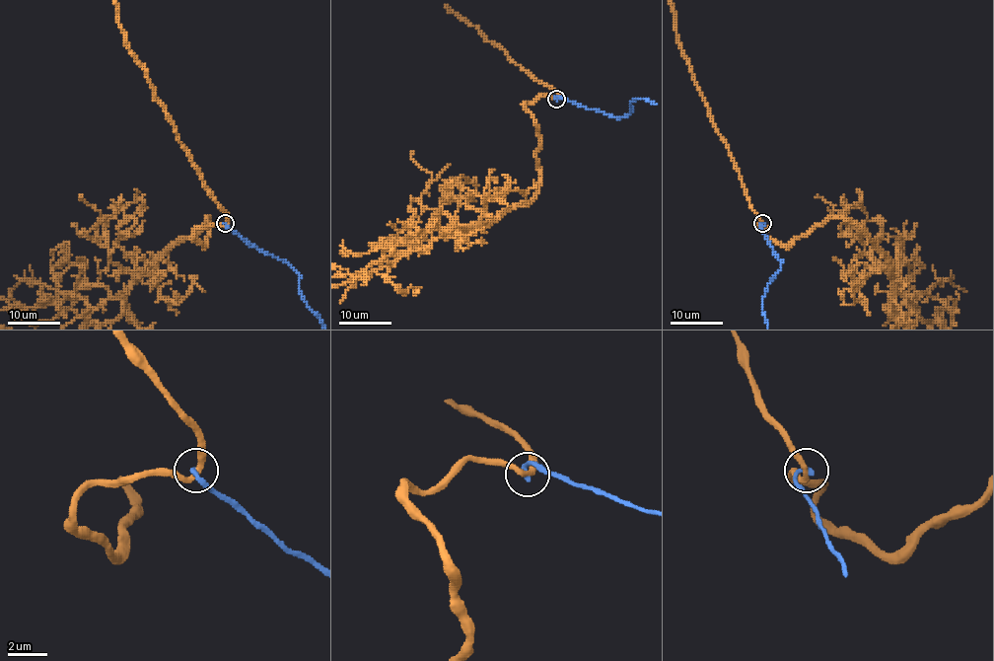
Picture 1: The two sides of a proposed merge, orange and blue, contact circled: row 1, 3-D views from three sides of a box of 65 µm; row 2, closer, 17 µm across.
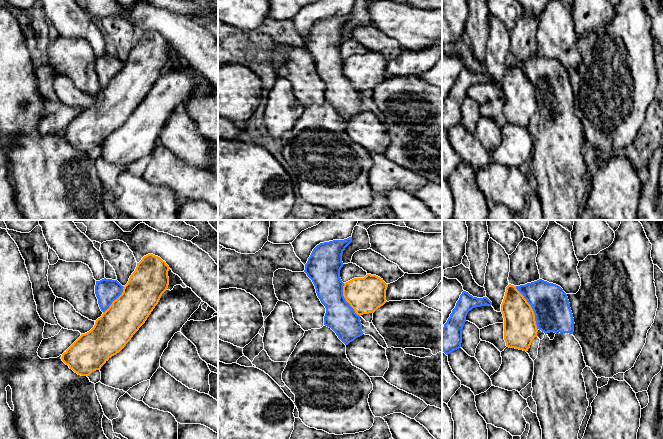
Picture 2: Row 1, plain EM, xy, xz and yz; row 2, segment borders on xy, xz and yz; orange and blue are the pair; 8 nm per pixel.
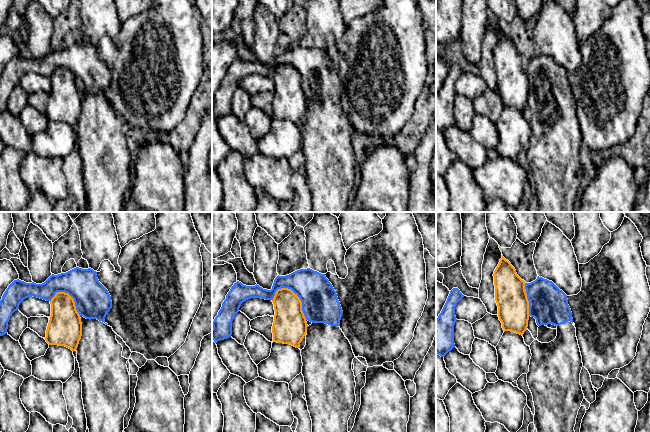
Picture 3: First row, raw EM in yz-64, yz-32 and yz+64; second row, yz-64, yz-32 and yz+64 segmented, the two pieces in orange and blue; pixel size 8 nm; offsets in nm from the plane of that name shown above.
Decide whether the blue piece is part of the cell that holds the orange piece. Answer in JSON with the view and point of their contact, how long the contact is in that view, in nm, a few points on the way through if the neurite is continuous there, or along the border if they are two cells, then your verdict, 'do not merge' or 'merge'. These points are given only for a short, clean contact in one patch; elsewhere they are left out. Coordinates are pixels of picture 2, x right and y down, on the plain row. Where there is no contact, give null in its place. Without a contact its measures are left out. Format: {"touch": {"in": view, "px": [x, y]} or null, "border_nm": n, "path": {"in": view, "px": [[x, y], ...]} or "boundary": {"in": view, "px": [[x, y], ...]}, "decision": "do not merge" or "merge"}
{"touch": {"in": "yz", "px": [531, 84]}, "border_nm": 400, "decision": "do not merge"}

